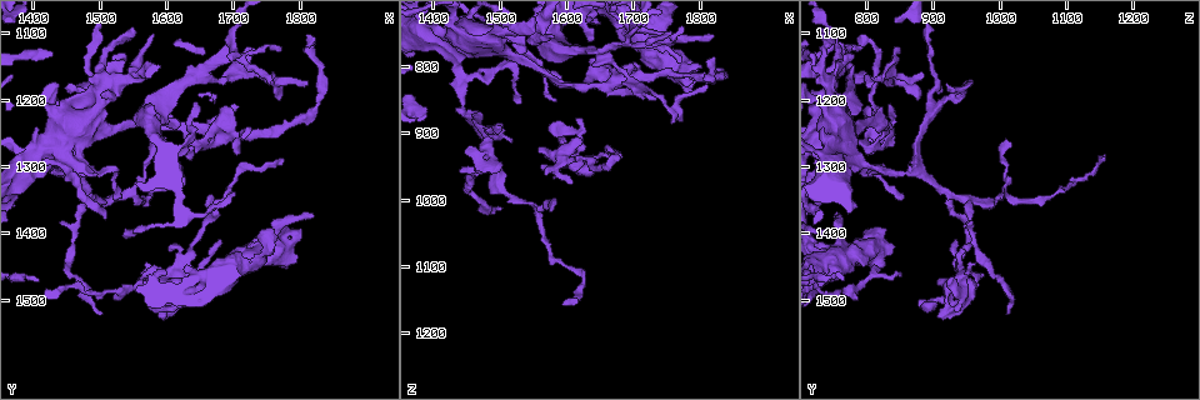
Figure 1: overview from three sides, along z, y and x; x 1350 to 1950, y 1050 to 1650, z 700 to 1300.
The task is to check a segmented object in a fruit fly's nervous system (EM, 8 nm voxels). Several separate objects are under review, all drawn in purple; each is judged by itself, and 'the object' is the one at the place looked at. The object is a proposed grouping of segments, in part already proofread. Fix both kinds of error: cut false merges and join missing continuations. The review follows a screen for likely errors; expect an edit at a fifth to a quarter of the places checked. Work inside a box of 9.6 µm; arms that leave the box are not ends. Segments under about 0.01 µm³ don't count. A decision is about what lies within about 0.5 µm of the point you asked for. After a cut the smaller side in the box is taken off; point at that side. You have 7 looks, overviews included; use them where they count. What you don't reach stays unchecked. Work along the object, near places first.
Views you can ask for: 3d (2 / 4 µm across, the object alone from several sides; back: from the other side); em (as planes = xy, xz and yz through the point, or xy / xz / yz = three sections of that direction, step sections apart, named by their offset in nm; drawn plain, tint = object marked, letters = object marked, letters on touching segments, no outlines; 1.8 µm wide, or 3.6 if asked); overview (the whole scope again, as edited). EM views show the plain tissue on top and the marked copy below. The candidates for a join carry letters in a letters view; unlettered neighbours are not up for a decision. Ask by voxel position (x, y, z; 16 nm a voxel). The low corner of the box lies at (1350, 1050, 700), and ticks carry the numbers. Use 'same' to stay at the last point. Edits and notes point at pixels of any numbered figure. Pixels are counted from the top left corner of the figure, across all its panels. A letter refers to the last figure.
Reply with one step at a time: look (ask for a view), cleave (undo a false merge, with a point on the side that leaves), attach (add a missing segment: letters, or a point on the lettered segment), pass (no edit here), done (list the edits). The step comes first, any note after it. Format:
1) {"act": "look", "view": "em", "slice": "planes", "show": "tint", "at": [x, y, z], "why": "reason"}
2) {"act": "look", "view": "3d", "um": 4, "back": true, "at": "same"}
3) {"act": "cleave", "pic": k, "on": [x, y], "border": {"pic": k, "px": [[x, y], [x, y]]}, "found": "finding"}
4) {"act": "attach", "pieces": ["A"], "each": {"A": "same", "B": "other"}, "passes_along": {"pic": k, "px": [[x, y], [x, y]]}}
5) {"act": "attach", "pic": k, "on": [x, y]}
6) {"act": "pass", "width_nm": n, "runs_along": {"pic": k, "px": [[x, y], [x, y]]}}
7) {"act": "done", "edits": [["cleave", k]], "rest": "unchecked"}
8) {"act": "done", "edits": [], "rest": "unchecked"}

{"act": "look", "view": "em", "slice": "xy", "step": 16, "show": "letters", "at": [1635, 1265, 790], "why": "an open end"}

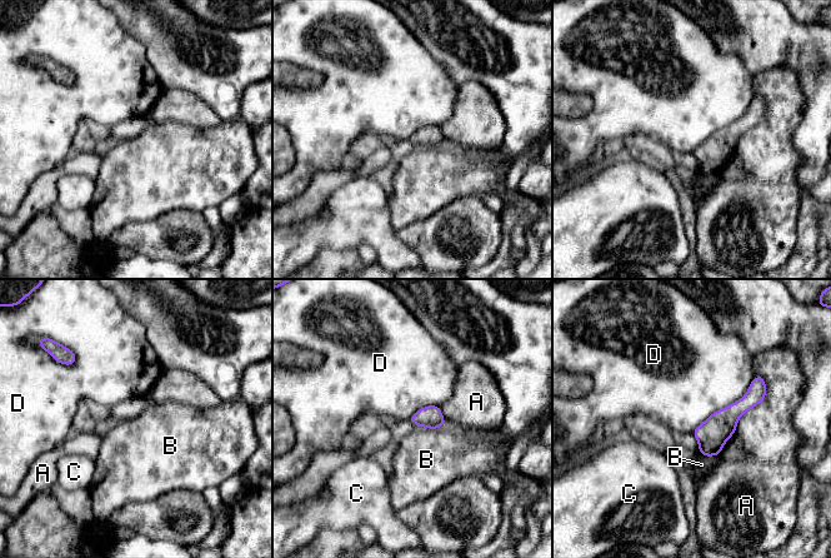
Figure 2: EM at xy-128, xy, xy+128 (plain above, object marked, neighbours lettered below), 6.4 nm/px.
{"act": "pass", "each": {"A": "other", "B": "other", "C": "other", "D": "other"}, "border": {"pic": 2, "px": [[755, 374], [737, 400], [691, 432]]}, "found": "none of them fits"}

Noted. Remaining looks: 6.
{"act": "look", "view": "3d", "um": 4, "at": [1555, 1145, 755], "why": "calibre changes"}

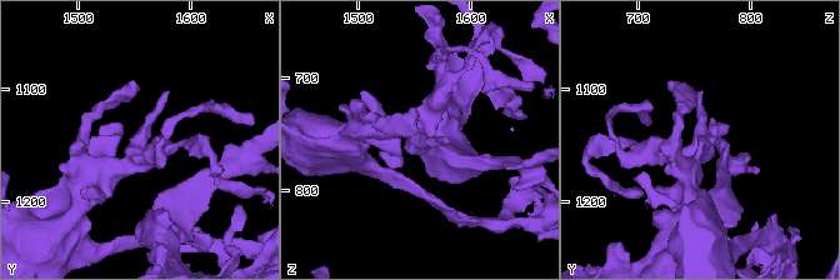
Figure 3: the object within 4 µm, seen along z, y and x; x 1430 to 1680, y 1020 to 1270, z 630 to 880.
{"act": "look", "view": "em", "um": 3.6, "slice": "xz", "step": 8, "show": "tint", "at": [1556, 1146, 754]}

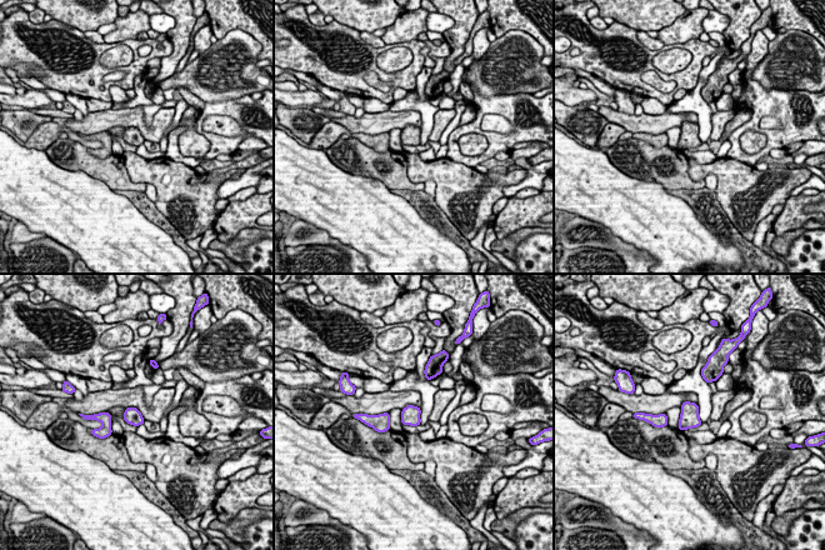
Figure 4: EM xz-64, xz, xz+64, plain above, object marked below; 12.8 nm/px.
{"act": "look", "view": "em", "um": 3.6, "slice": "yz", "step": 4, "show": "letters", "at": "same"}

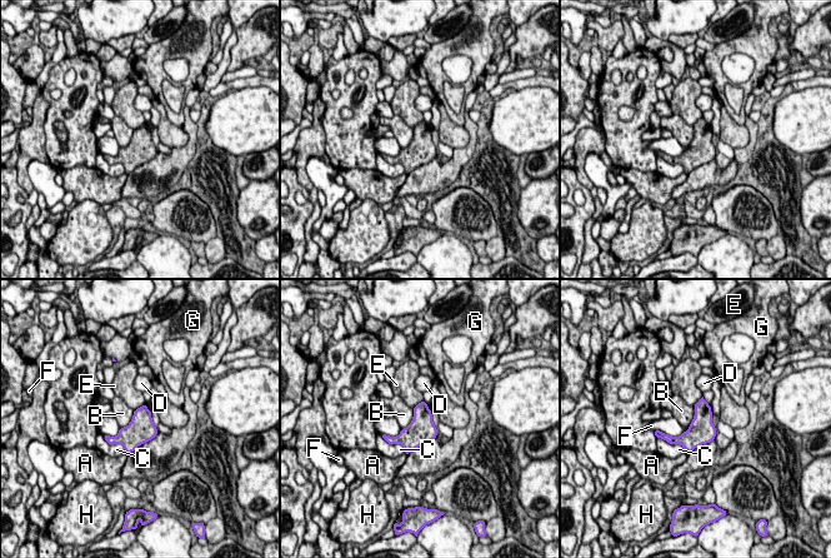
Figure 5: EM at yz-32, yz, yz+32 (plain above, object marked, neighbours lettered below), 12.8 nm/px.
{"act": "pass", "width_nm": 340, "each": {"A": "other", "B": "other", "C": "other", "D": "other", "E": "other", "F": "other", "G": "other", "H": "other"}, "border": {"pic": 5, "px": [[690, 426], [679, 436], [659, 431]]}, "found": "continuous, no second neuron"}

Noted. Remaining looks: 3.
{"act": "look", "view": "em", "slice": "yz", "step": 16, "show": "tint", "at": [1590, 1460, 815], "why": "an open end"}

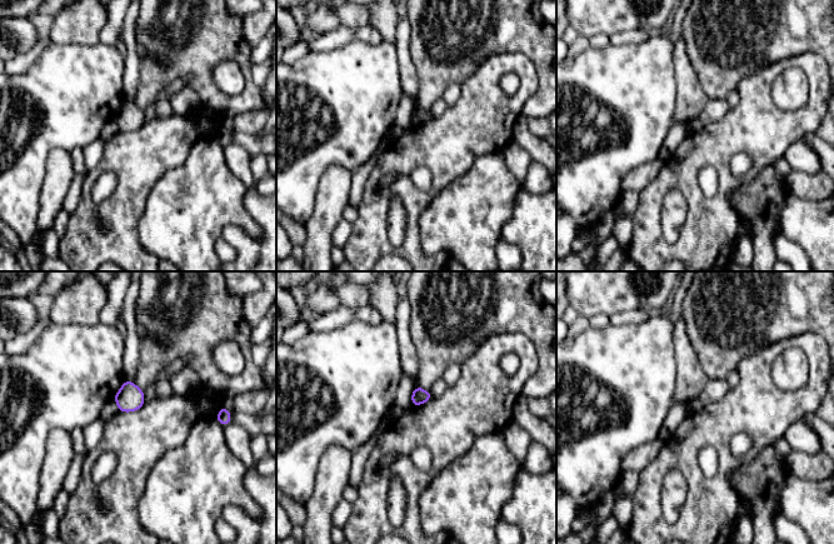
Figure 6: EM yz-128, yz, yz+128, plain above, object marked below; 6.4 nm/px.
{"act": "look", "view": "em", "slice": "planes", "show": "letters", "at": "same"}

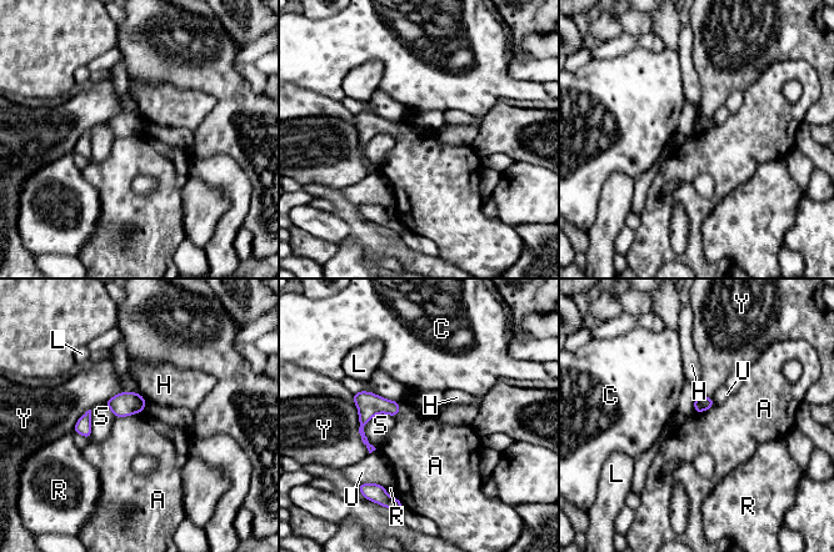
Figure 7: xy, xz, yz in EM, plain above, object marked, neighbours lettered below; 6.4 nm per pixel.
{"act": "pass", "each": {"A": "other", "C": "other", "H": "other", "L": "other", "R": "other", "S": "other", "U": "other", "Y": "other"}, "border": {"pic": 7, "px": [[144, 409], [115, 418]]}, "found": "no lettered segment goes on from it"}

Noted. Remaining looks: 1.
{"act": "done", "edits": [], "rest": "unchecked"}

